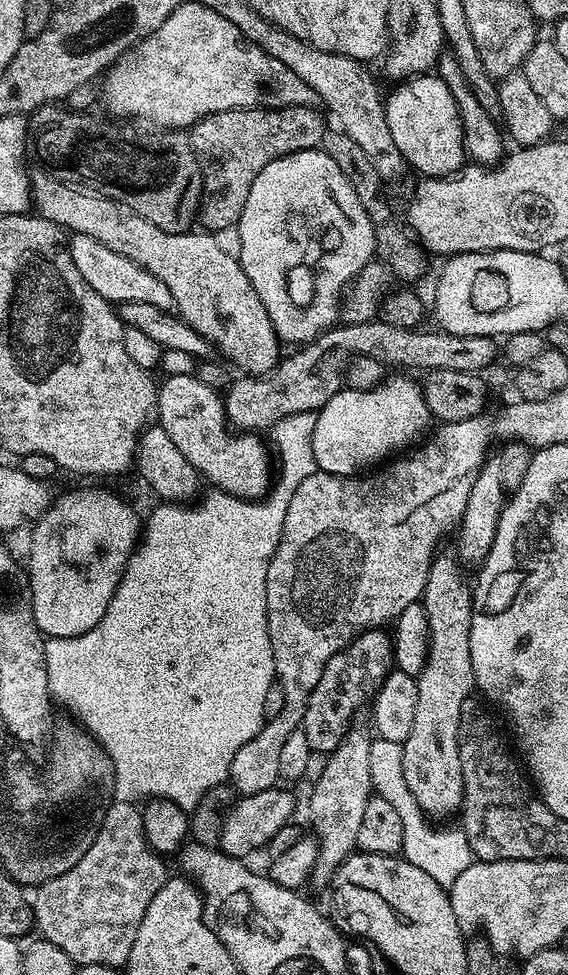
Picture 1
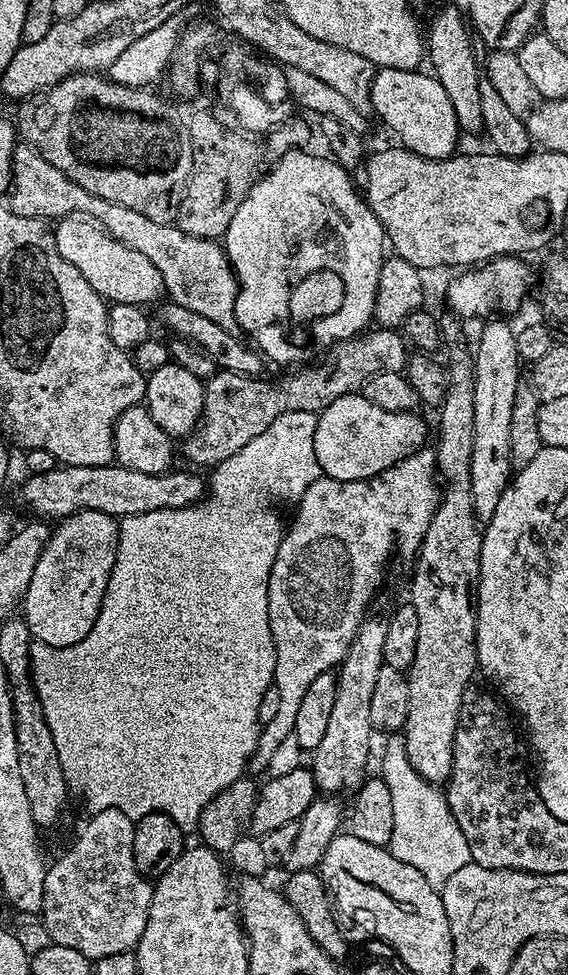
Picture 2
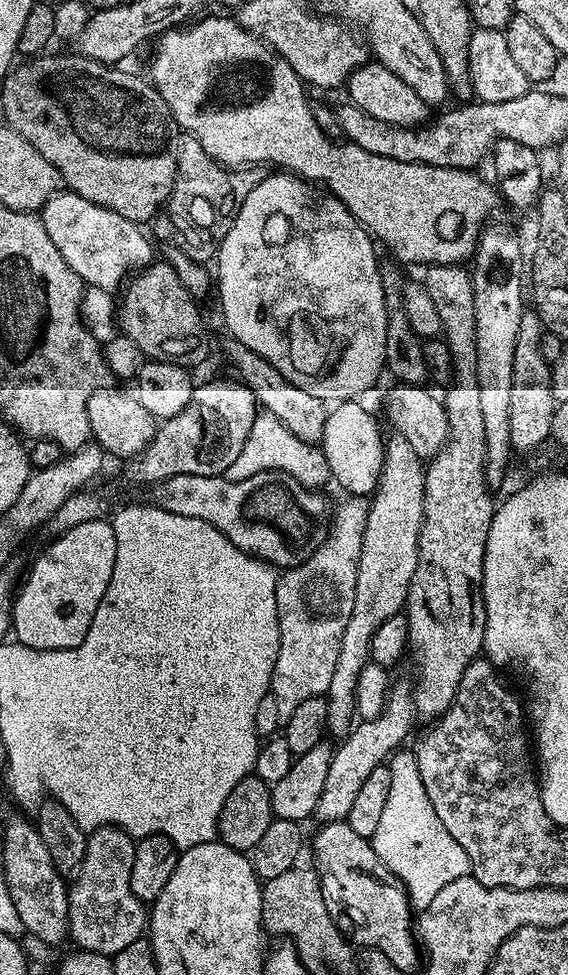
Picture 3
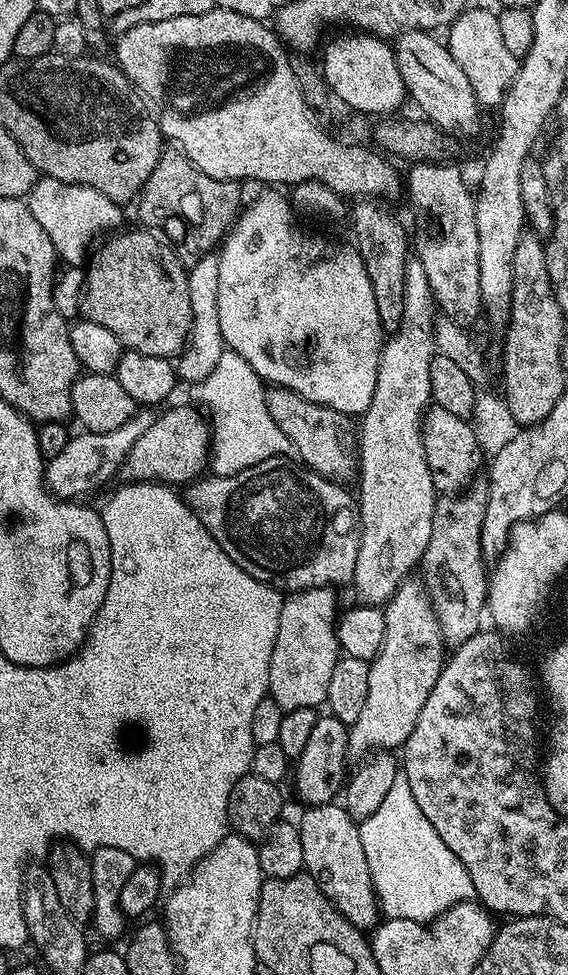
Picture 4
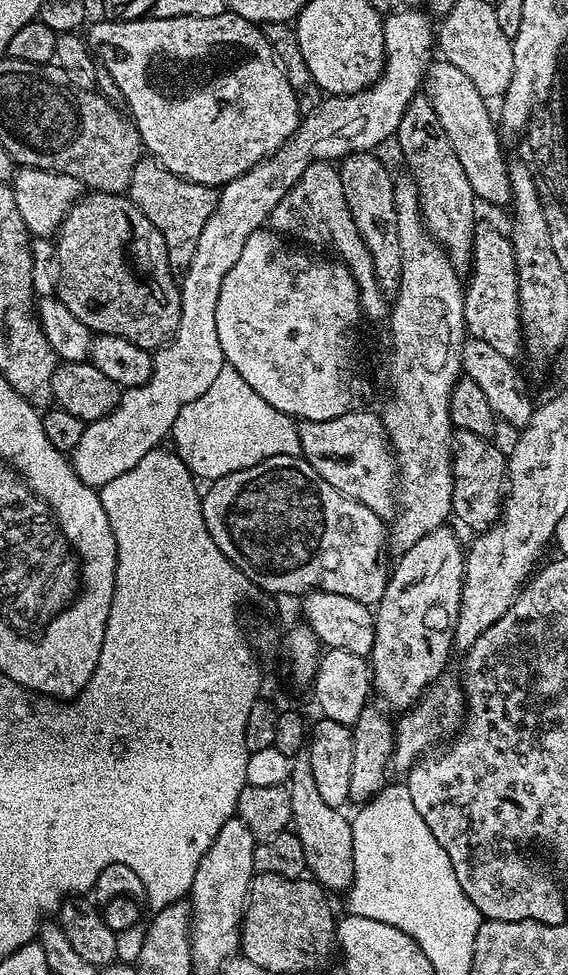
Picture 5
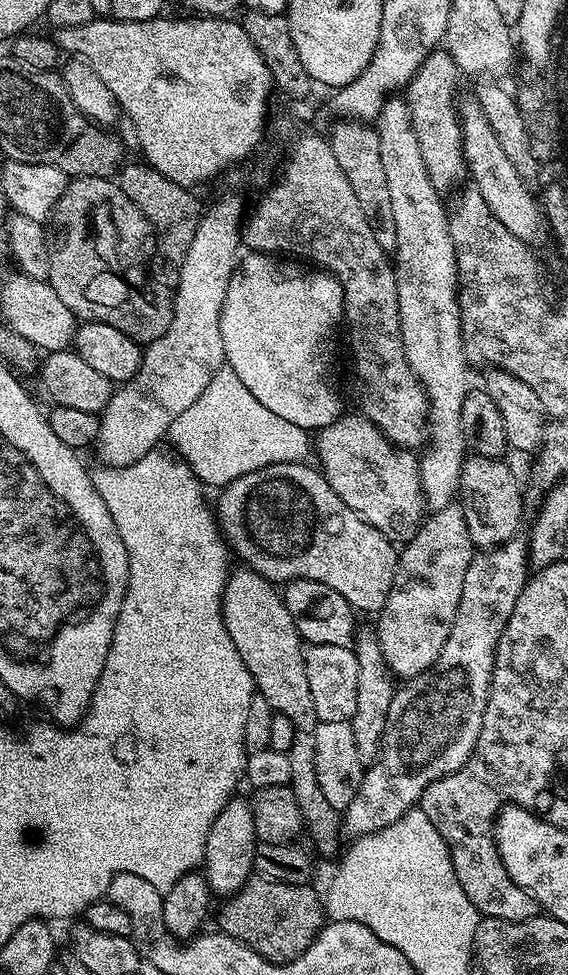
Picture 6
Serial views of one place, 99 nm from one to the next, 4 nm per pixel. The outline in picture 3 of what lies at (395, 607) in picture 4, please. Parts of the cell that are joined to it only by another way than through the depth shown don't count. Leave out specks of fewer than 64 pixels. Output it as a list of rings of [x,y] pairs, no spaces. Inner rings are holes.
[[[393,683],[378,718],[360,720],[348,735],[337,743],[340,745],[335,745],[330,771],[326,773],[326,786],[322,790],[322,798],[318,798],[315,815],[317,821],[326,824],[333,824],[336,820],[347,821],[354,797],[358,795],[358,789],[365,784],[370,770],[381,767],[392,753],[403,745],[400,743],[411,734],[412,720],[416,719],[416,708],[412,705],[412,688],[409,685]]]

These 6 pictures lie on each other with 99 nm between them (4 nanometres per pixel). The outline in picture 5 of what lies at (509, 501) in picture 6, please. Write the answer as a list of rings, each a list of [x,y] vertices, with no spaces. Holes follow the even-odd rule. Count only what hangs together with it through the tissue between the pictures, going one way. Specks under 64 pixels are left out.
[[[457,431],[452,446],[452,516],[479,534],[497,523],[506,495],[508,462],[487,436]]]

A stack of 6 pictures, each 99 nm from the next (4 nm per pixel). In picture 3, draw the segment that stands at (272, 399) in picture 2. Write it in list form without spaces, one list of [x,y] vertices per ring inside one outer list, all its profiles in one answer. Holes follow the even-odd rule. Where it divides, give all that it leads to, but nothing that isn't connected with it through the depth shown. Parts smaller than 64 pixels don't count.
[[[232,380],[195,385],[190,402],[172,418],[161,421],[150,444],[125,463],[127,478],[134,484],[151,486],[177,474],[225,475],[258,415],[254,394],[240,381]]]

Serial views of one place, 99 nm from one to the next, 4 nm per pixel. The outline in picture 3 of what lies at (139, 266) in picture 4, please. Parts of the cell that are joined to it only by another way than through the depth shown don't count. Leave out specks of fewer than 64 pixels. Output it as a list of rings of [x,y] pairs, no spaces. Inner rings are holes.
[[[153,262],[141,268],[123,285],[124,301],[118,304],[118,328],[138,346],[141,357],[167,364],[193,366],[208,356],[208,332],[200,317],[197,297],[182,286],[170,262]]]

